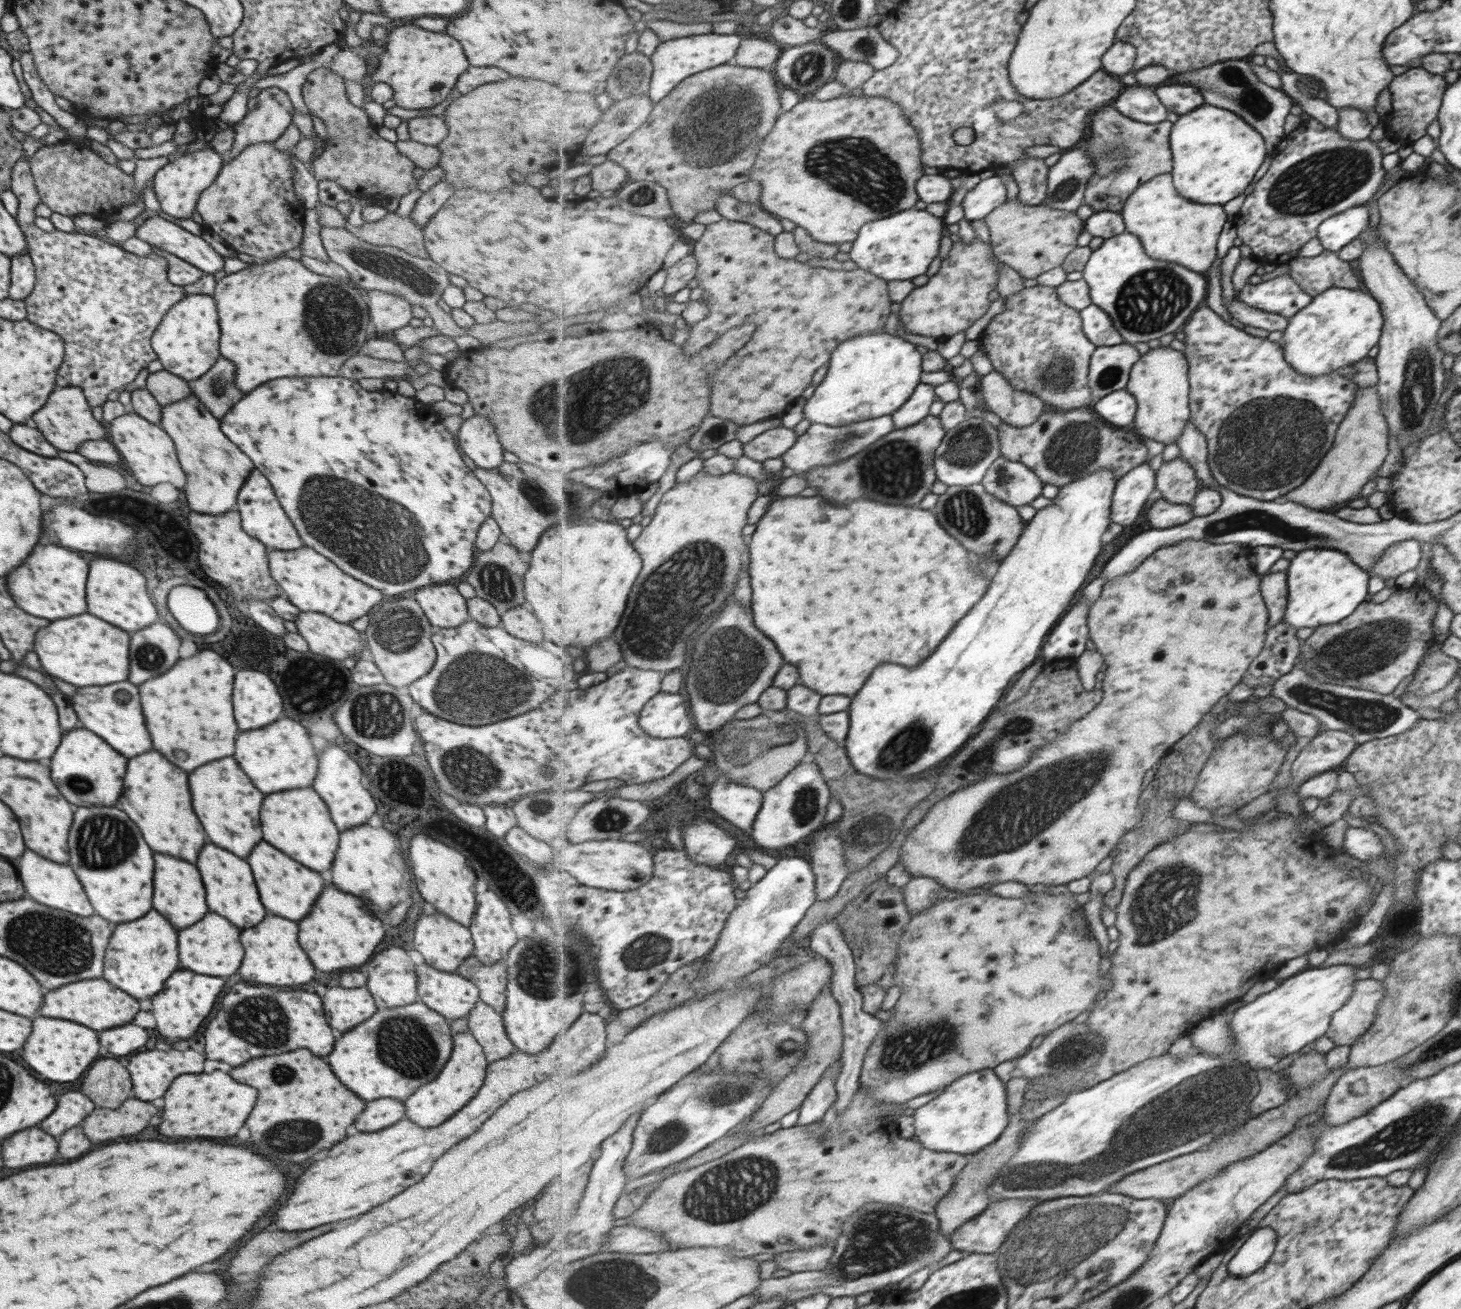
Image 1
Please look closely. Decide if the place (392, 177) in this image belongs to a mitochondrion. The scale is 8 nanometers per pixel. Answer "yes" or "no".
no

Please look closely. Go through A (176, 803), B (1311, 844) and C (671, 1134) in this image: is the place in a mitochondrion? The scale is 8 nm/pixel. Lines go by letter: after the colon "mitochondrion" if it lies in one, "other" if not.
A: other
B: other
C: mitochondrion

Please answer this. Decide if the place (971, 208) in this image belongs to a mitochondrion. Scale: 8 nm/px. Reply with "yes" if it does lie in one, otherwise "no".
no

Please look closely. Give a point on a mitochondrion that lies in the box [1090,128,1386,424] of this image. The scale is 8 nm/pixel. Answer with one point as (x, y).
(1323, 179)

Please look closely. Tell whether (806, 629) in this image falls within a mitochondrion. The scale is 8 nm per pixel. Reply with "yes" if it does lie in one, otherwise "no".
no

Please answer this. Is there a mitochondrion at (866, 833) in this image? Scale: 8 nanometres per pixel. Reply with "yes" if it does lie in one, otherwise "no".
yes

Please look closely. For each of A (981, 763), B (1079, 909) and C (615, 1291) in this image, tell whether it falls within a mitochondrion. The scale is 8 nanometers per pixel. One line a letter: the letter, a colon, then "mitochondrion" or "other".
A: mitochondrion
B: other
C: mitochondrion

